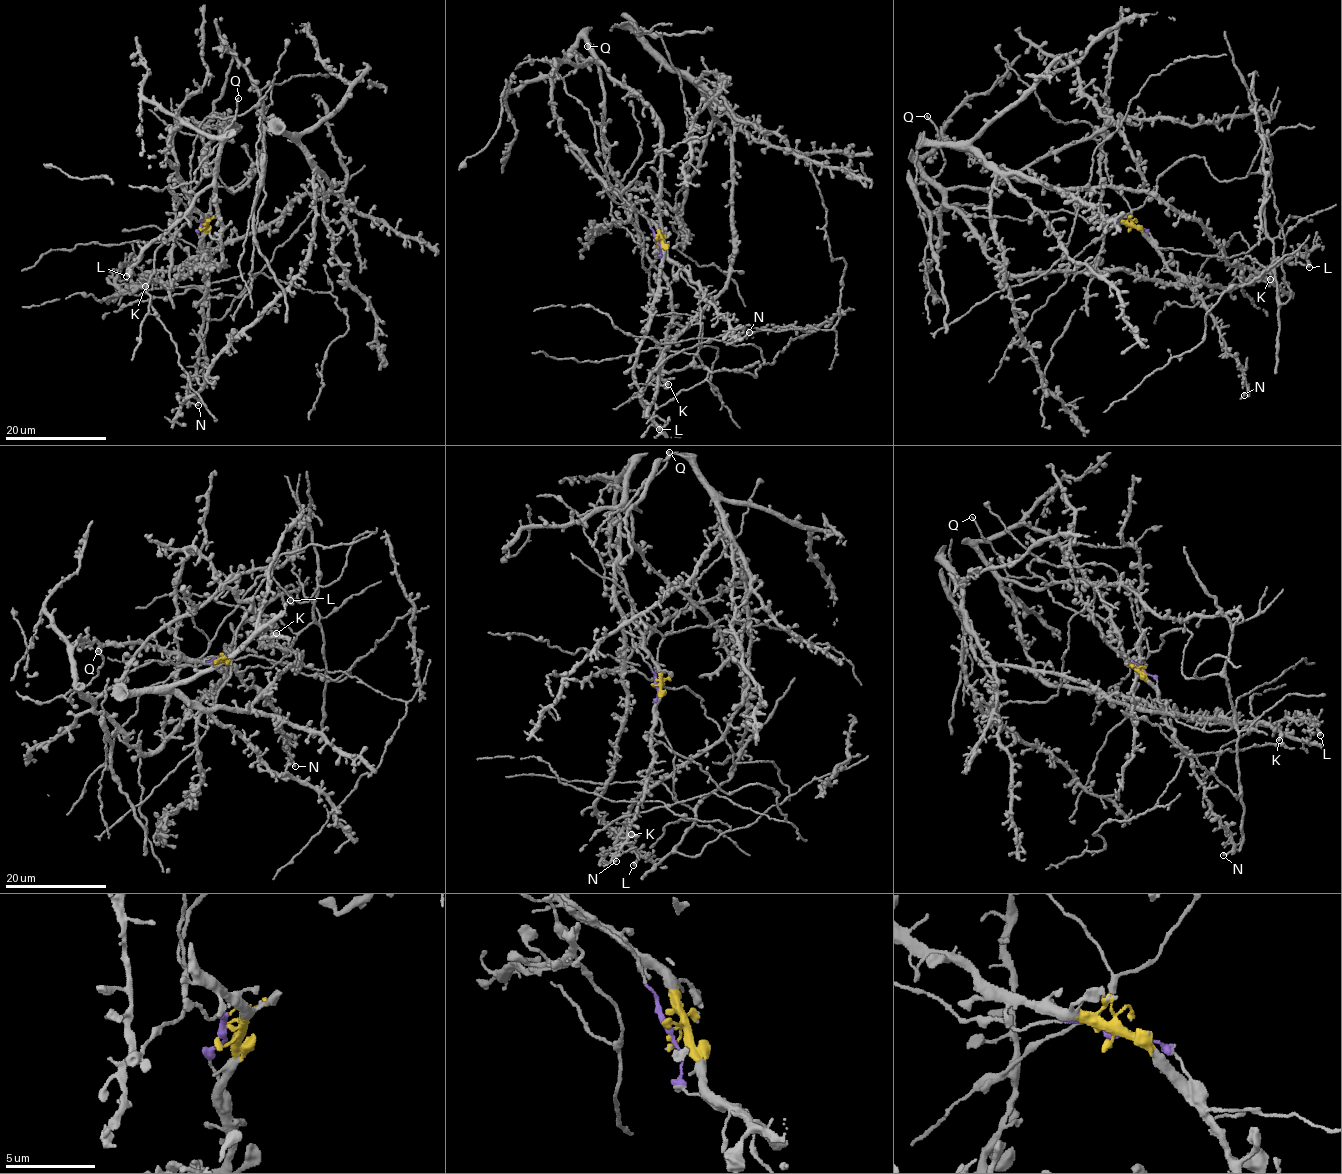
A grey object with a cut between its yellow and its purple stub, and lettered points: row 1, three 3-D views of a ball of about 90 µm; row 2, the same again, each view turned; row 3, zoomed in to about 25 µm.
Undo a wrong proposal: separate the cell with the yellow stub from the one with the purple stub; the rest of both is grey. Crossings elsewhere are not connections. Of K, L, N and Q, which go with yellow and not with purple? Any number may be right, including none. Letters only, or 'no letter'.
K, L, N

